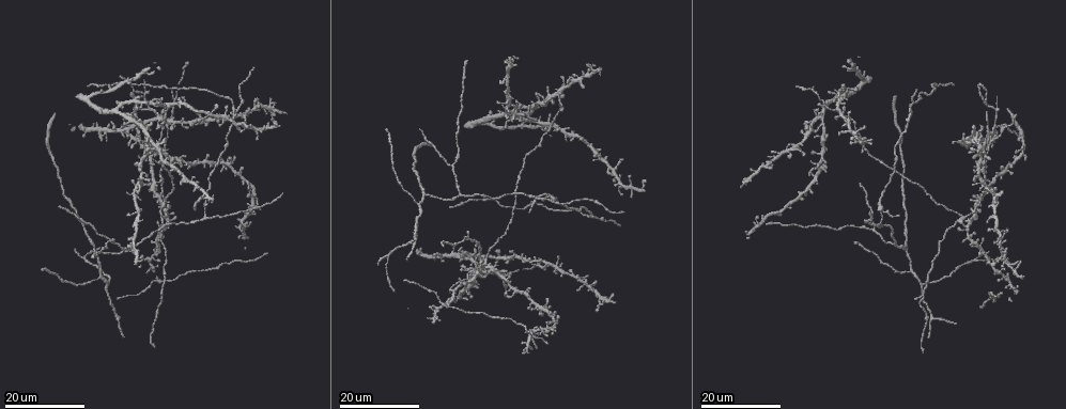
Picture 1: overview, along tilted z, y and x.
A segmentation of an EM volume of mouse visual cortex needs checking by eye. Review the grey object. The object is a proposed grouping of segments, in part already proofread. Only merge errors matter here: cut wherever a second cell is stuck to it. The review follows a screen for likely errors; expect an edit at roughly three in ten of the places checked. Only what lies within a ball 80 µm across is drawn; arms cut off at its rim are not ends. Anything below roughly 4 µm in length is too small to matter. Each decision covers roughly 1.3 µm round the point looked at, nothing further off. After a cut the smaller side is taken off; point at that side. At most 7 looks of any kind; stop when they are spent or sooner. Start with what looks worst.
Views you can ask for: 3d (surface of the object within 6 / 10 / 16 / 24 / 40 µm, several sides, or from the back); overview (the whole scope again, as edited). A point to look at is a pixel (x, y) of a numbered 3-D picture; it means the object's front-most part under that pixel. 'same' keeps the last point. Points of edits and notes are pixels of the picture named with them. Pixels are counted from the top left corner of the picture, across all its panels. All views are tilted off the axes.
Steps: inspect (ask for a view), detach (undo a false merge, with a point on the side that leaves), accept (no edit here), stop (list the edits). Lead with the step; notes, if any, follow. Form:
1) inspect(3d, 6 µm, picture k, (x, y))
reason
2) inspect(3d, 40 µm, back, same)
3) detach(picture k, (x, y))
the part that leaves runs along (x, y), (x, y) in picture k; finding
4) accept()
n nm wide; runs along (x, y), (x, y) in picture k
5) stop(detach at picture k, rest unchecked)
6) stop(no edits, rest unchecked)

inspect(3d, 16 µm, picture 1, (878, 203))
four arms meet

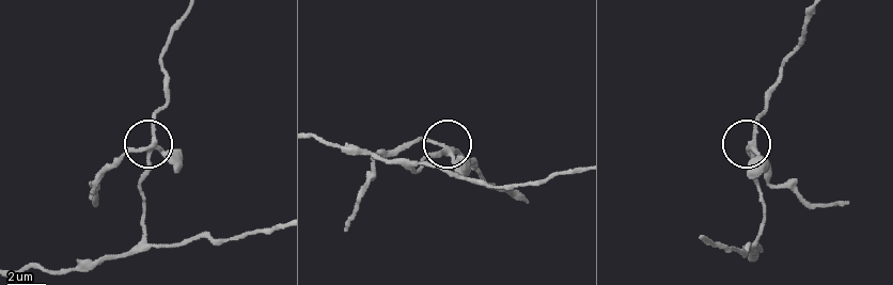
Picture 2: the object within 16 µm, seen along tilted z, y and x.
inspect(3d, 6 µm, picture 2, (441, 143))

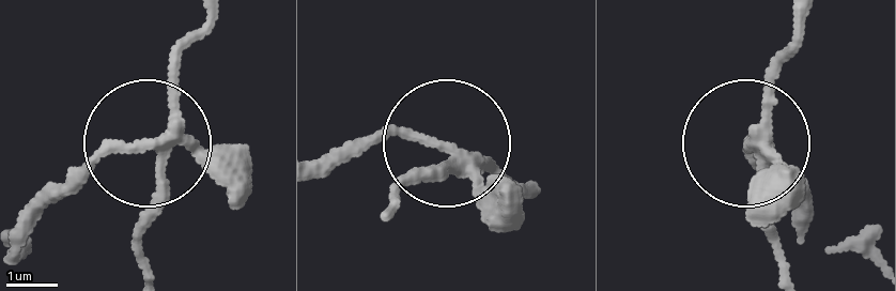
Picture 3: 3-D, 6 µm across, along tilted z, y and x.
inspect(3d, 6 µm, back, picture 3, (445, 146))
other side

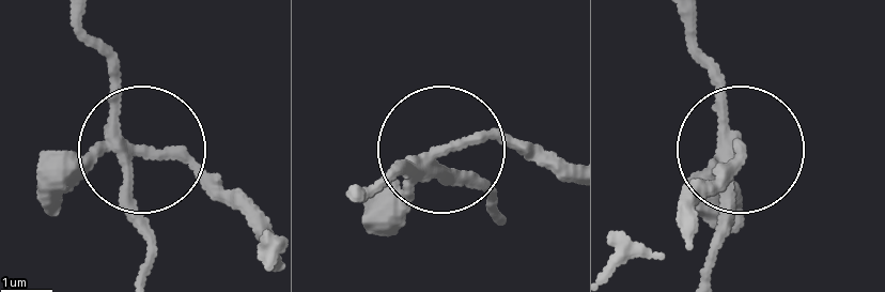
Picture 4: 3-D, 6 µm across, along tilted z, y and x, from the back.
detach(picture 4, (60, 187))
4 arms; a second cell is stuck on

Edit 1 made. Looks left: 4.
inspect(overview)

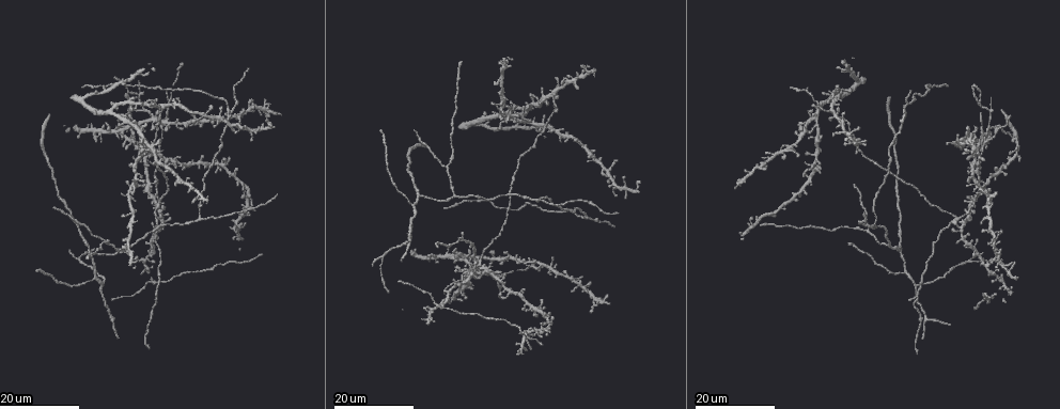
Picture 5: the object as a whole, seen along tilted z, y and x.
inspect(3d, 24 µm, picture 5, (230, 110))

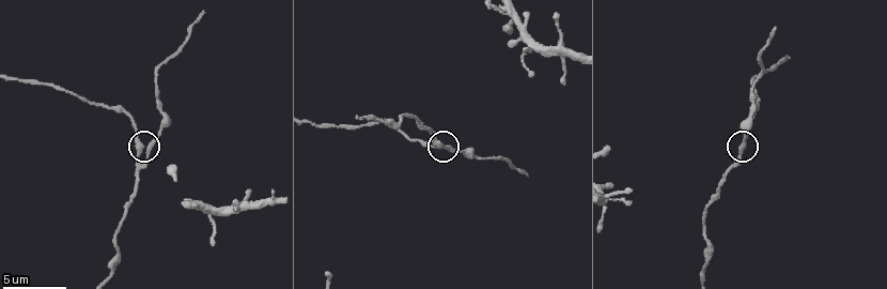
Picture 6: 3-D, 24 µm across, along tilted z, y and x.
inspect(3d, 6 µm, picture 6, (142, 146))

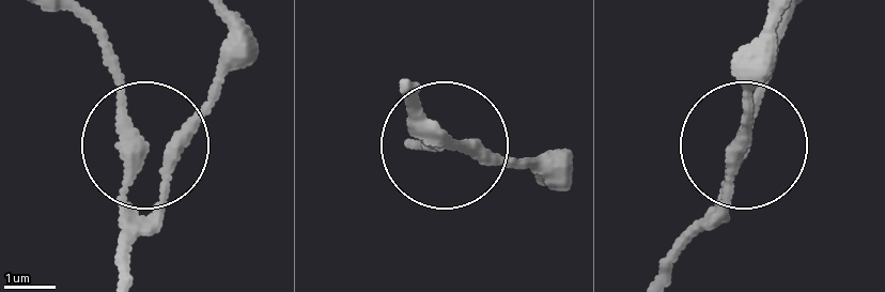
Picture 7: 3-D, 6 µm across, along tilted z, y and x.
inspect(3d, 6 µm, back, picture 7, (143, 150))

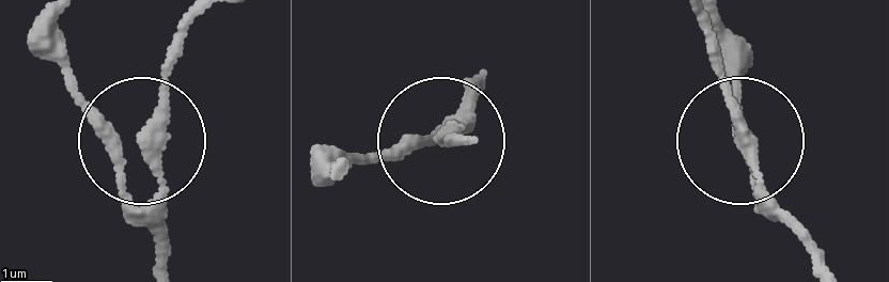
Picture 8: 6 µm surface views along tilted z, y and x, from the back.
accept()
270 nm wide; runs along (169, 264), (149, 152), (37, 50) in picture 8; one cell here

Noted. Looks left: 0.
stop(detach at picture 4, rest unchecked)

